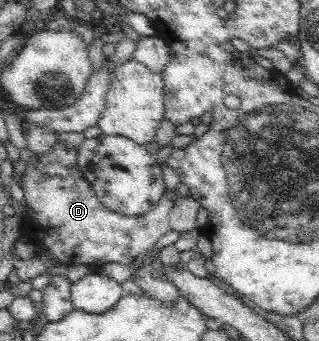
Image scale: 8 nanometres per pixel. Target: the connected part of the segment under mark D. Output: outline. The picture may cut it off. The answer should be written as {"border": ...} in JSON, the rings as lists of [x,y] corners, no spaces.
{"border":[[[57,141],[56,145],[52,147],[52,151],[50,153],[46,153],[46,155],[37,155],[32,158],[28,165],[26,165],[25,172],[23,173],[23,190],[24,190],[24,213],[27,215],[22,219],[22,228],[23,234],[28,236],[28,241],[32,242],[32,245],[36,245],[36,261],[44,261],[44,269],[40,269],[40,273],[44,273],[44,277],[48,277],[48,285],[44,285],[44,297],[42,308],[44,314],[46,314],[49,322],[60,321],[66,317],[66,315],[75,311],[73,303],[71,302],[71,283],[68,281],[68,269],[76,269],[76,265],[81,263],[82,265],[87,265],[88,272],[87,274],[97,274],[98,270],[103,267],[105,263],[122,263],[122,265],[132,265],[140,257],[140,255],[146,255],[149,251],[154,249],[154,245],[160,241],[160,237],[164,237],[168,231],[171,230],[171,225],[169,222],[171,209],[174,207],[175,198],[177,197],[176,191],[171,191],[167,189],[166,193],[158,200],[158,203],[154,208],[150,209],[146,213],[143,213],[139,216],[127,216],[124,214],[116,213],[111,209],[104,207],[99,198],[95,196],[90,187],[90,182],[86,180],[81,171],[79,170],[79,166],[77,165],[77,150],[74,148],[66,148],[66,146],[62,146],[62,144]]]}

